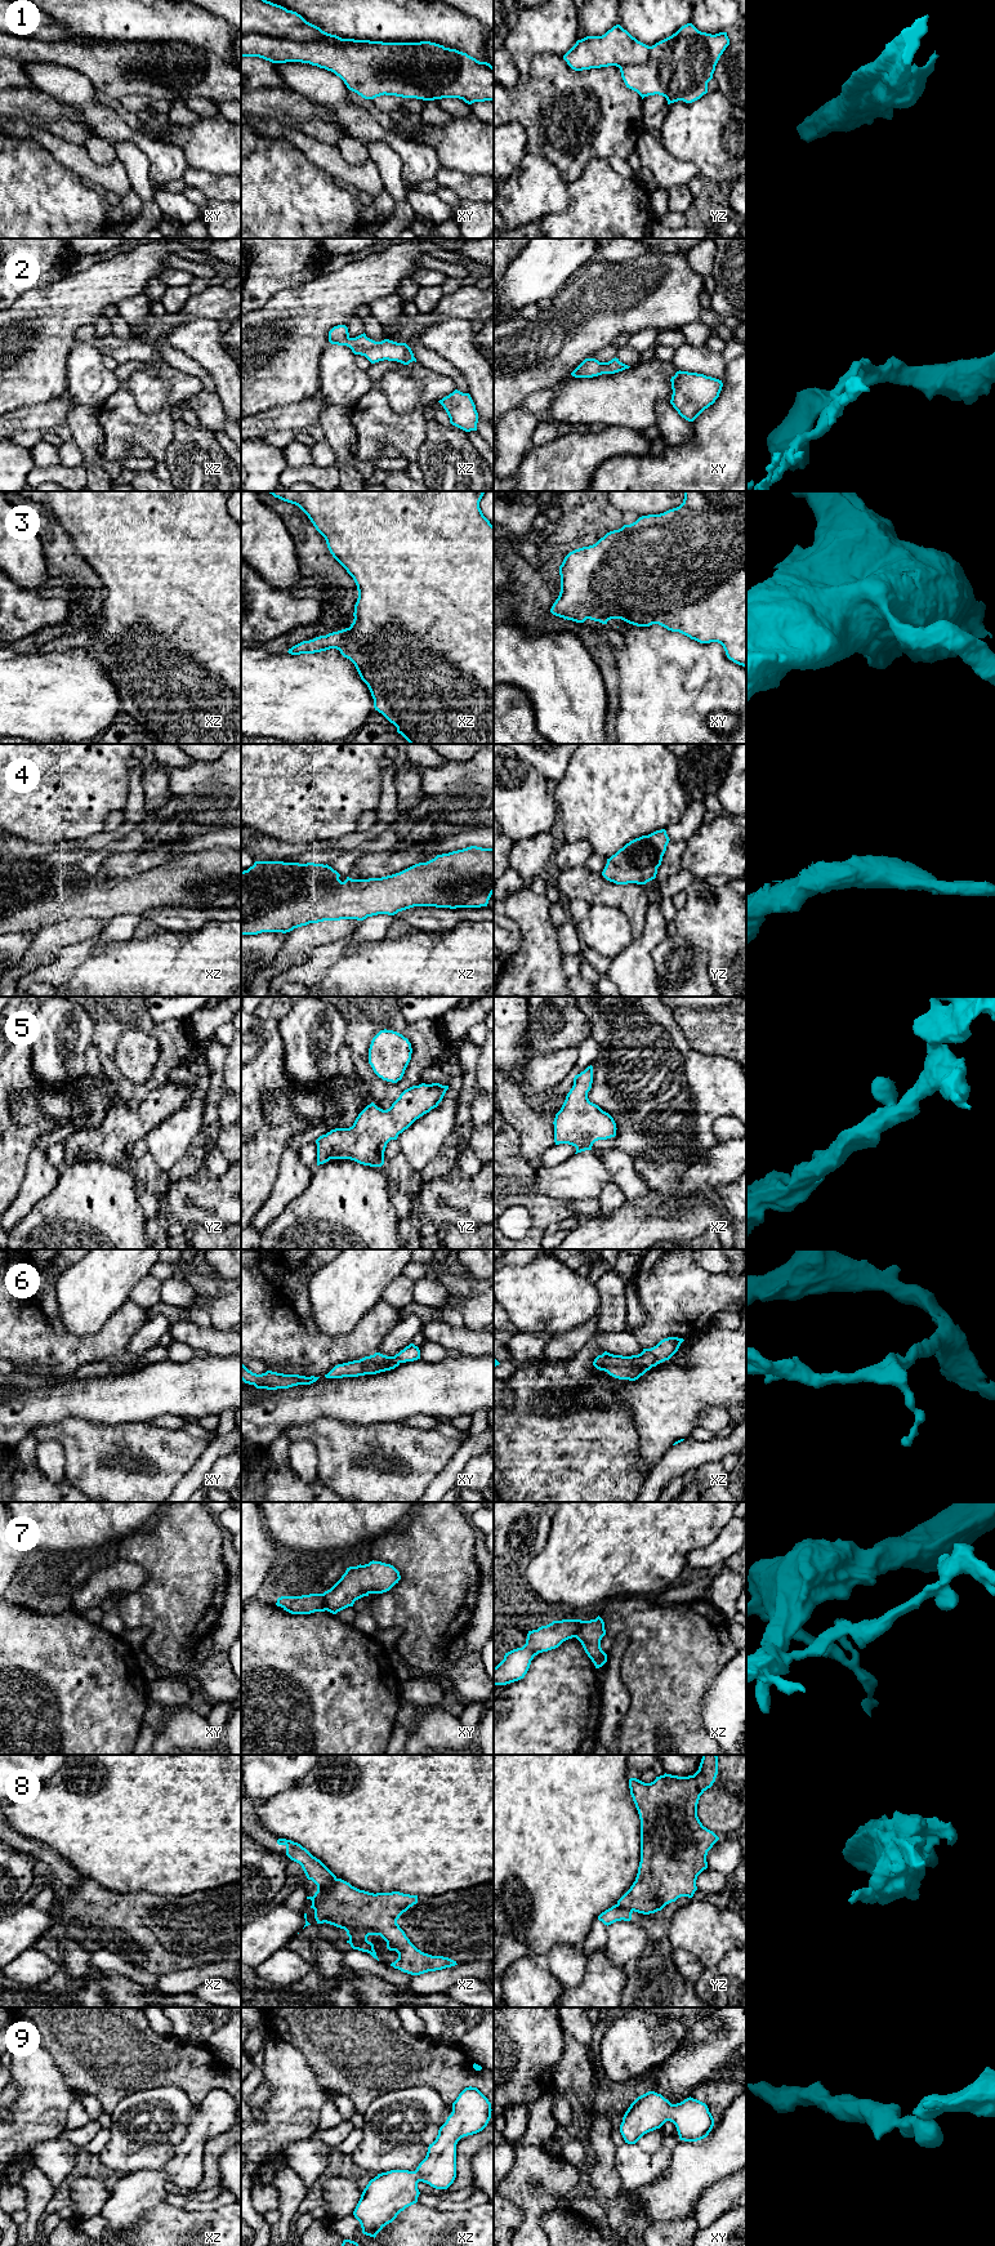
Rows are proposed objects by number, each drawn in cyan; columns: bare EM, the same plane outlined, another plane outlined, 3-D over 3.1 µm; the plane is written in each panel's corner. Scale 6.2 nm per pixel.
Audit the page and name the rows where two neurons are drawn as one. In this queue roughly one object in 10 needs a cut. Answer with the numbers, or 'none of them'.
7, 8

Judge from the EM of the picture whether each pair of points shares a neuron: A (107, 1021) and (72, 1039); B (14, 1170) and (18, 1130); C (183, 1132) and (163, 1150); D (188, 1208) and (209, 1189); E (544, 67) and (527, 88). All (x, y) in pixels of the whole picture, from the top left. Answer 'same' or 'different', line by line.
A: different
B: same
C: same
D: same
E: same

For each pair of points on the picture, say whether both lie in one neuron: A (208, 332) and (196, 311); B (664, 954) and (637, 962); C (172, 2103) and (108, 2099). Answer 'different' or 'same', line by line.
A: different
B: different
C: different

